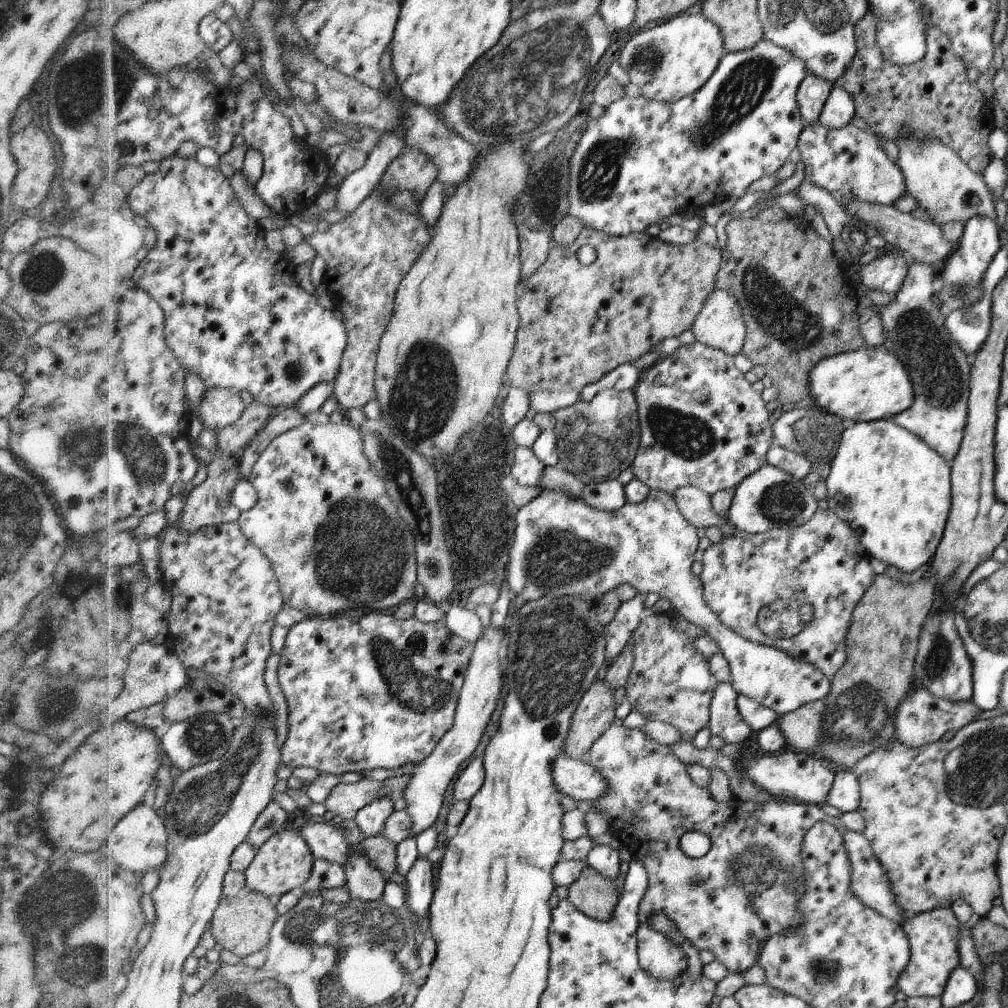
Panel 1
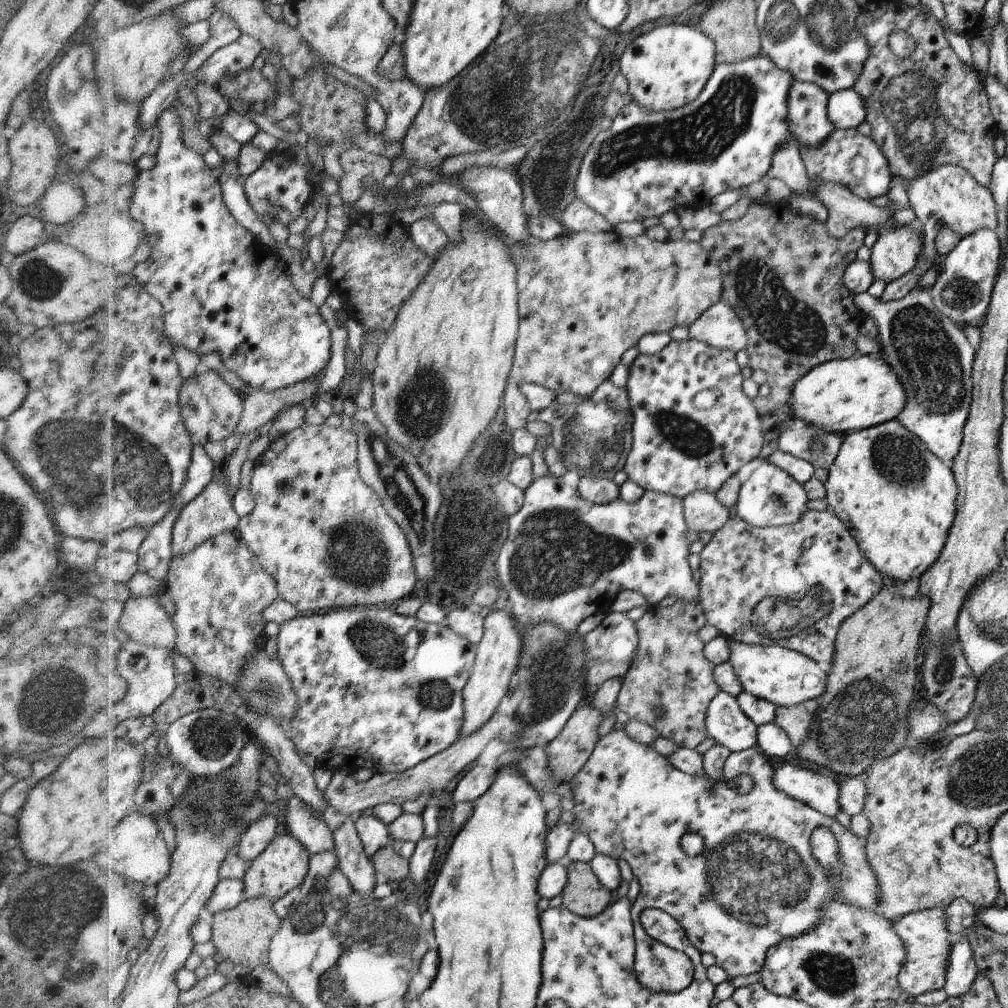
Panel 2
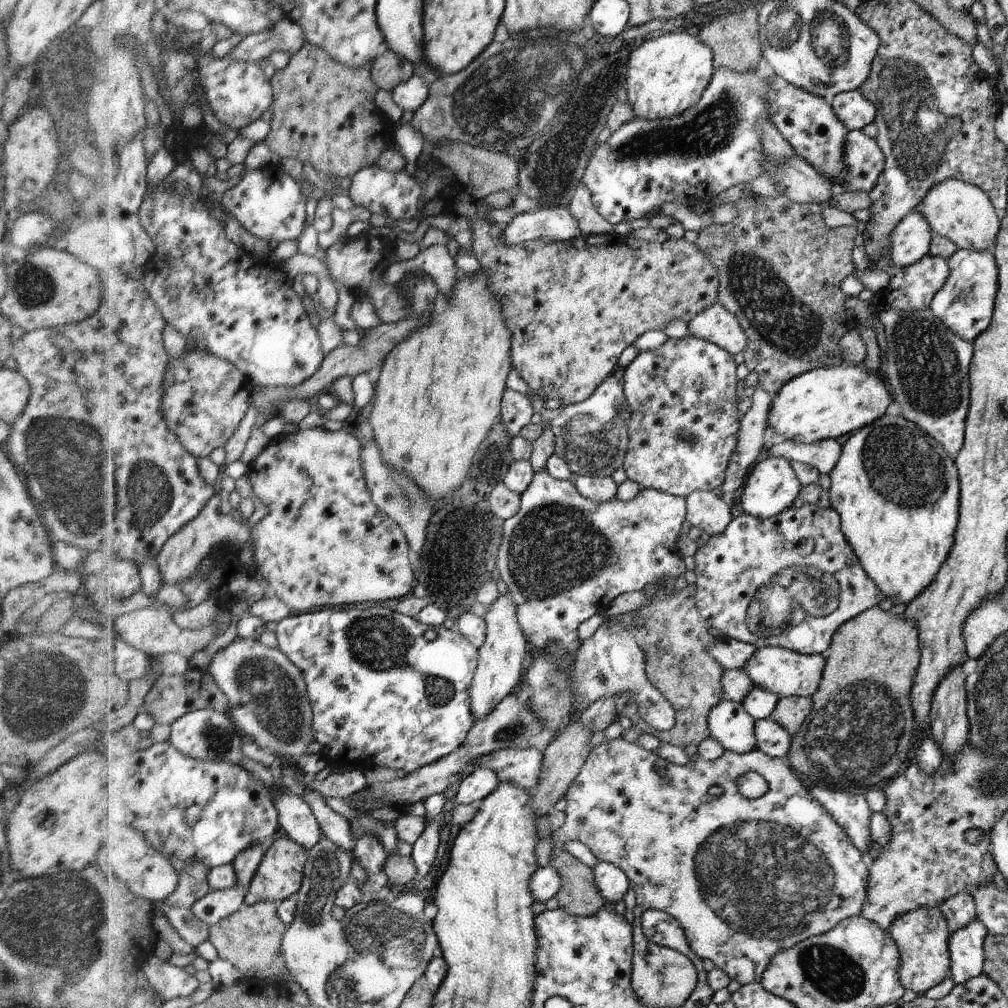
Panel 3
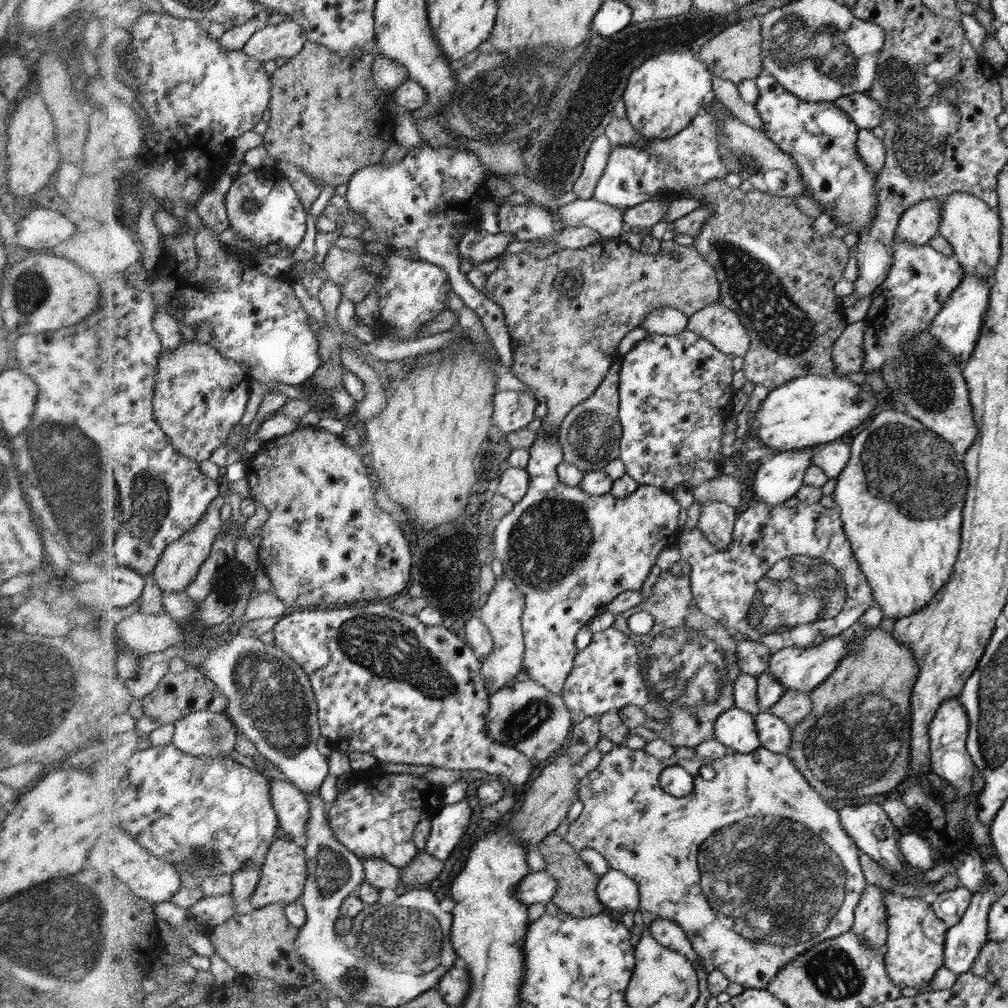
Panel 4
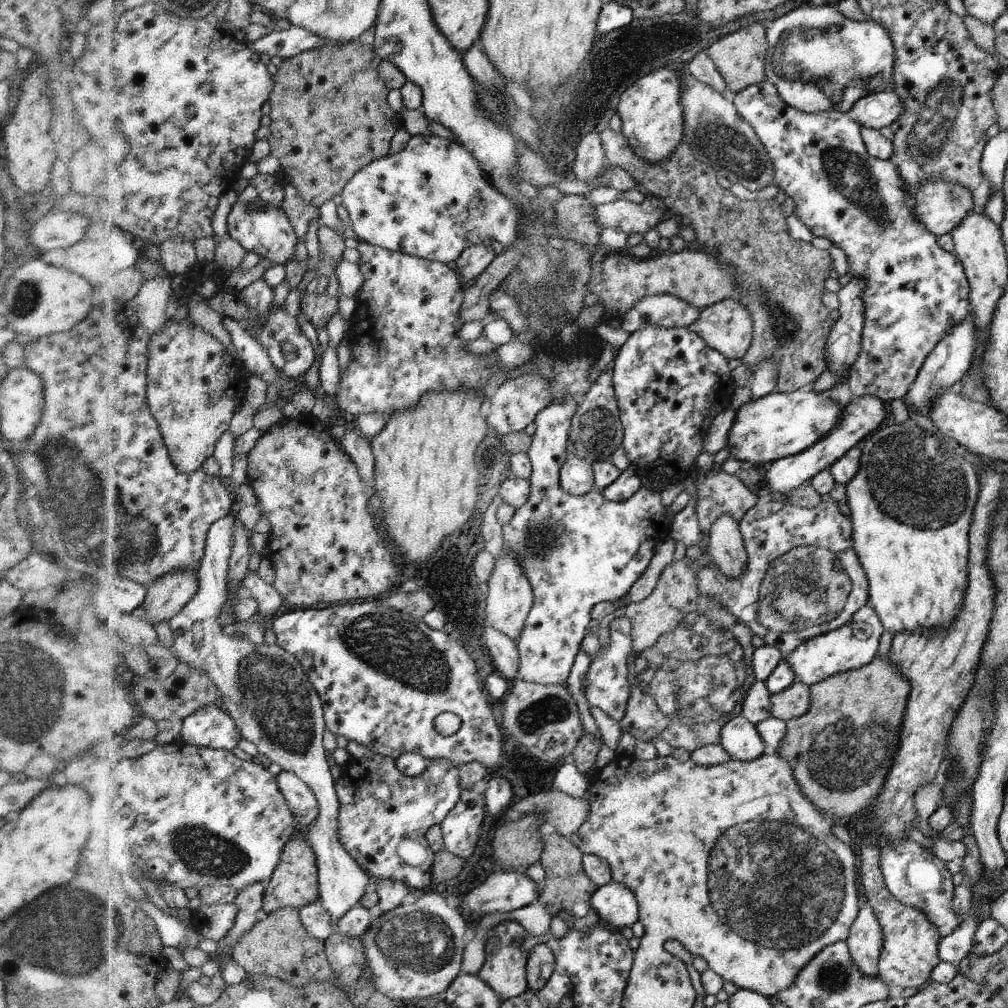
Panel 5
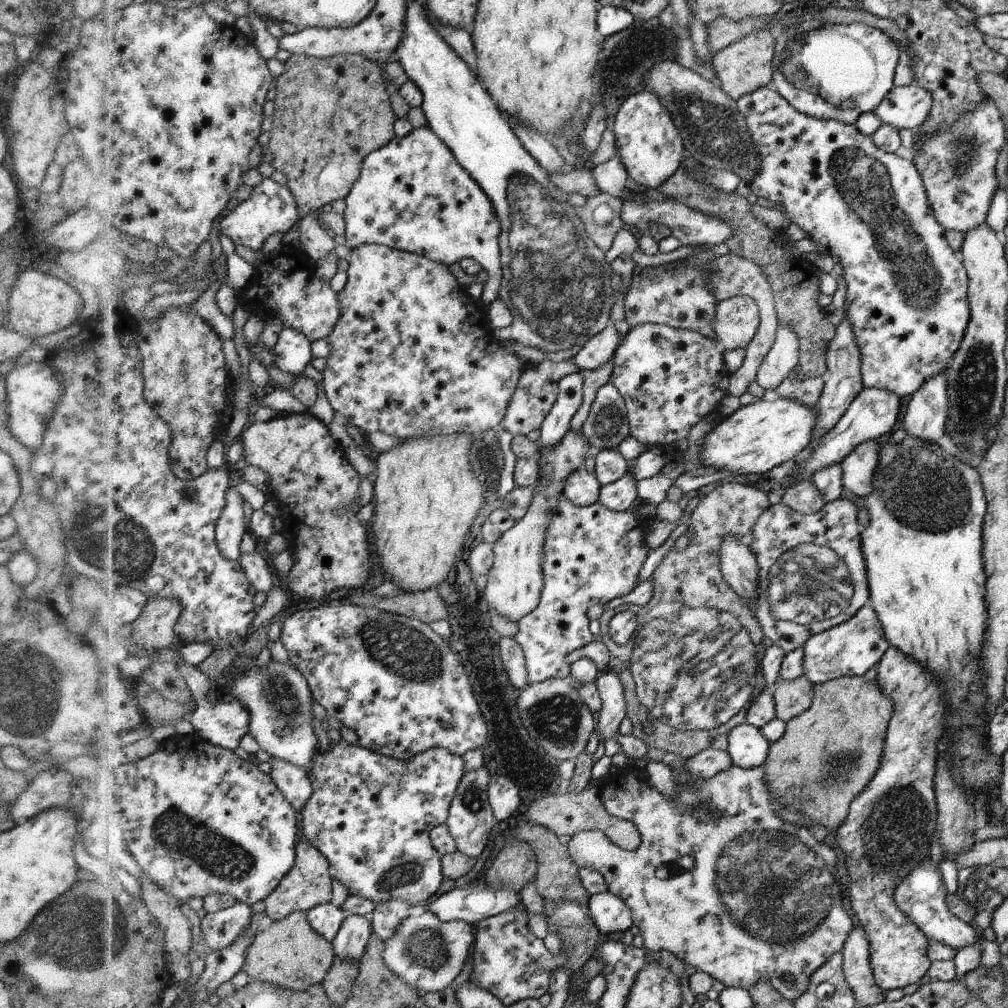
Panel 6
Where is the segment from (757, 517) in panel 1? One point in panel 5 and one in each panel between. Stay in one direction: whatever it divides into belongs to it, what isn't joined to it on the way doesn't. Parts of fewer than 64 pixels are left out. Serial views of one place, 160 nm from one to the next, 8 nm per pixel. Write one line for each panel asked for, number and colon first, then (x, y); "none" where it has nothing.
2: (770, 497)
3: (771, 486)
4: (777, 479)
5: (864, 414)

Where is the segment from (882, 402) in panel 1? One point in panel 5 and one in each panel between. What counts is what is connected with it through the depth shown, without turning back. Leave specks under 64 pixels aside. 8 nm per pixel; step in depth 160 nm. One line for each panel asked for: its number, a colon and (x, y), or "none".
2: (841, 396)
3: (833, 402)
4: (807, 412)
5: (765, 430)

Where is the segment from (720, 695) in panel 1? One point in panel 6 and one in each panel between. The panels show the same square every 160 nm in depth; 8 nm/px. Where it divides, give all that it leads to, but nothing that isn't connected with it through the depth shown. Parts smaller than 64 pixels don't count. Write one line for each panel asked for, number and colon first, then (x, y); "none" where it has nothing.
2: (726, 723)
3: (730, 724)
4: (736, 729)
5: (741, 739)
6: (748, 747)

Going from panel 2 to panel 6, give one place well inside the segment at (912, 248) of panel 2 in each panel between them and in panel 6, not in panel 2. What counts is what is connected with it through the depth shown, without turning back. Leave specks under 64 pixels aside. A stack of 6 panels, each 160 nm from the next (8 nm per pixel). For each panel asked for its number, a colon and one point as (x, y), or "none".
3: (911, 240)
4: (919, 224)
5: (941, 205)
6: (957, 163)

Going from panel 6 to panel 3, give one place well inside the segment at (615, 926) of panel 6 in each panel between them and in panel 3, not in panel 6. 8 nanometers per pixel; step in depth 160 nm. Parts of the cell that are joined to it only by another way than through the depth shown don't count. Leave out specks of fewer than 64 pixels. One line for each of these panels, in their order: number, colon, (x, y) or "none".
3: (613, 883)
4: (619, 894)
5: (617, 906)

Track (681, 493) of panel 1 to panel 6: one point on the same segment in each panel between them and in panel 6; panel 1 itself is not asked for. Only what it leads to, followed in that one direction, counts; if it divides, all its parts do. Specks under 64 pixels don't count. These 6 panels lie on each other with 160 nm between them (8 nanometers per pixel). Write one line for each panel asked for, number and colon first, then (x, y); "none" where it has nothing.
2: (704, 513)
3: (707, 510)
4: (716, 521)
5: (726, 546)
6: (740, 567)

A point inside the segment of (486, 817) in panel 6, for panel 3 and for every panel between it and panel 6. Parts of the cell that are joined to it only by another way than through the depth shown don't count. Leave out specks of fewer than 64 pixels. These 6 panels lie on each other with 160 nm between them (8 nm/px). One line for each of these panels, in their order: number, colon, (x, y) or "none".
3: (424, 849)
4: (448, 825)
5: (460, 828)

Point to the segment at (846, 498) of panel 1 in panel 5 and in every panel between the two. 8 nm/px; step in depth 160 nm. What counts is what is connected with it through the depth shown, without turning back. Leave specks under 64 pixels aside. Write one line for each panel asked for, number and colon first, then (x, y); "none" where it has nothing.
2: (894, 494)
3: (899, 513)
4: (901, 497)
5: (912, 499)

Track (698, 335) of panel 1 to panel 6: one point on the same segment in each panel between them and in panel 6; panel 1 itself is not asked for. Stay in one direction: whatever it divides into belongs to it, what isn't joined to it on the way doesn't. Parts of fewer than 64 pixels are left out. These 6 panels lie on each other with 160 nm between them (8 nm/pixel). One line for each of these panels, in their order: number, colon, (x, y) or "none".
2: (720, 326)
3: (715, 324)
4: (721, 326)
5: (727, 326)
6: (737, 320)

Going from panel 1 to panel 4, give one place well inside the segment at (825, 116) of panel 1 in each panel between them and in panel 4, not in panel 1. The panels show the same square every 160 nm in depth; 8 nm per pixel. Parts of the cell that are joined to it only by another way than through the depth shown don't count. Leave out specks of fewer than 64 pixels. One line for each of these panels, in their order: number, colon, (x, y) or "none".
2: (846, 109)
3: (853, 108)
4: (869, 113)

